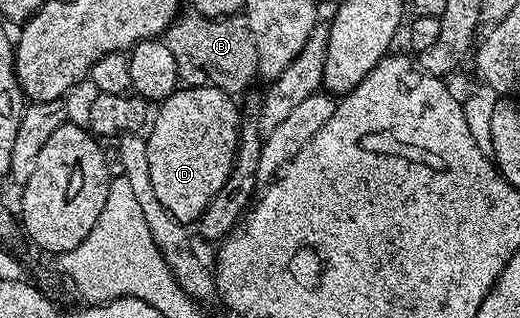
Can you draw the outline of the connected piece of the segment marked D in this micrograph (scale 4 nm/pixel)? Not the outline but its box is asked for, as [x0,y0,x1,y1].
[145,87,241,226]

